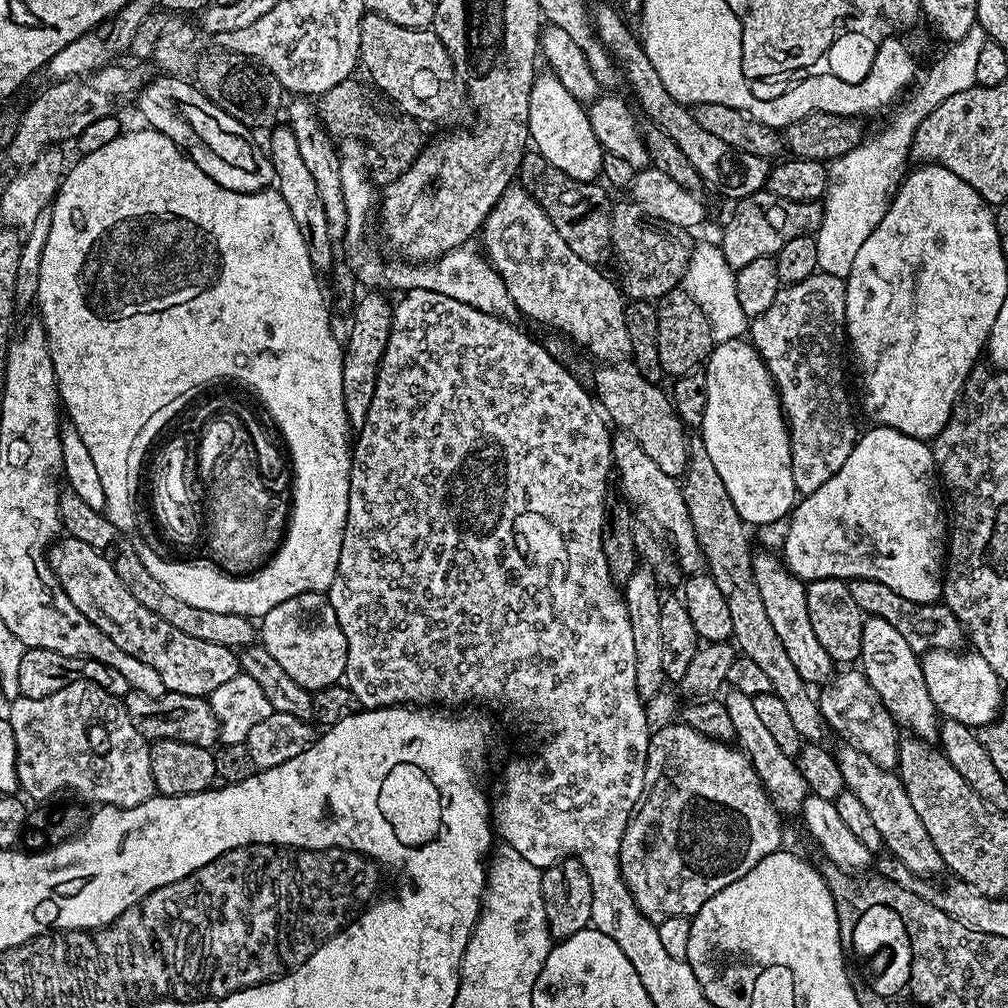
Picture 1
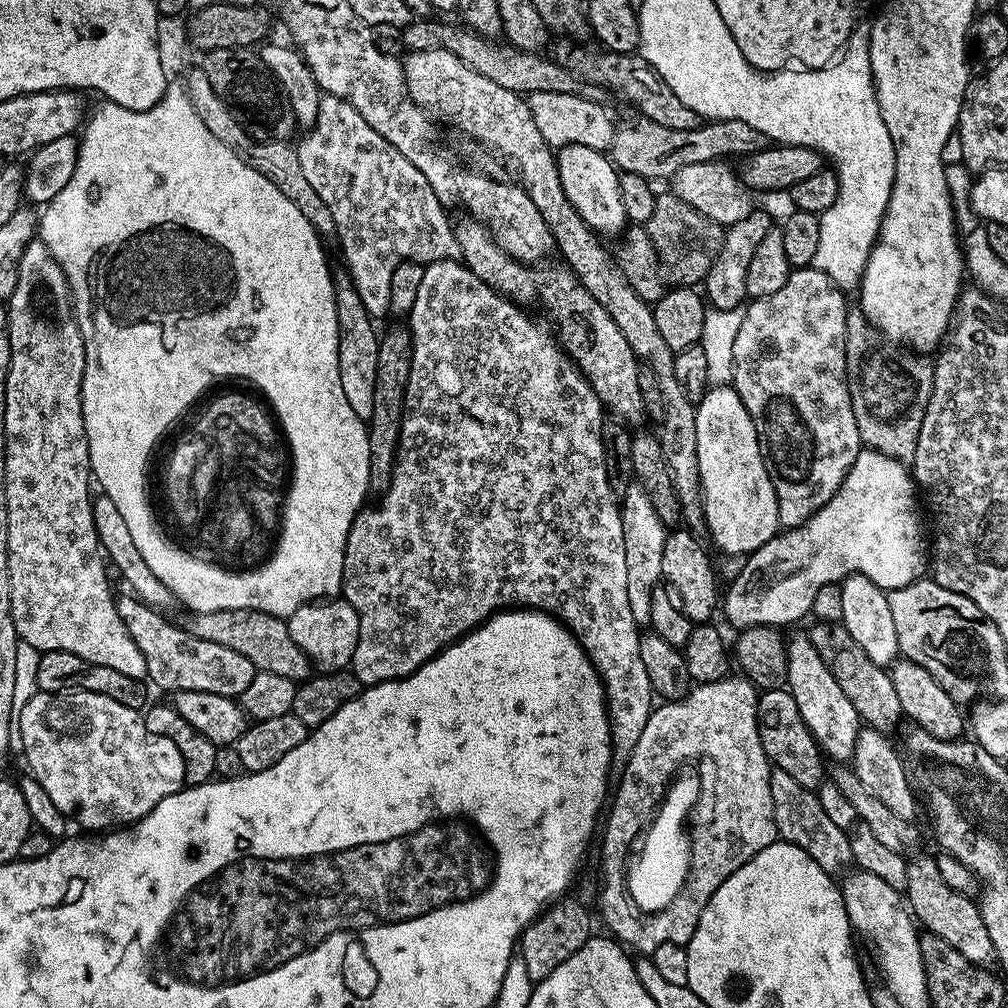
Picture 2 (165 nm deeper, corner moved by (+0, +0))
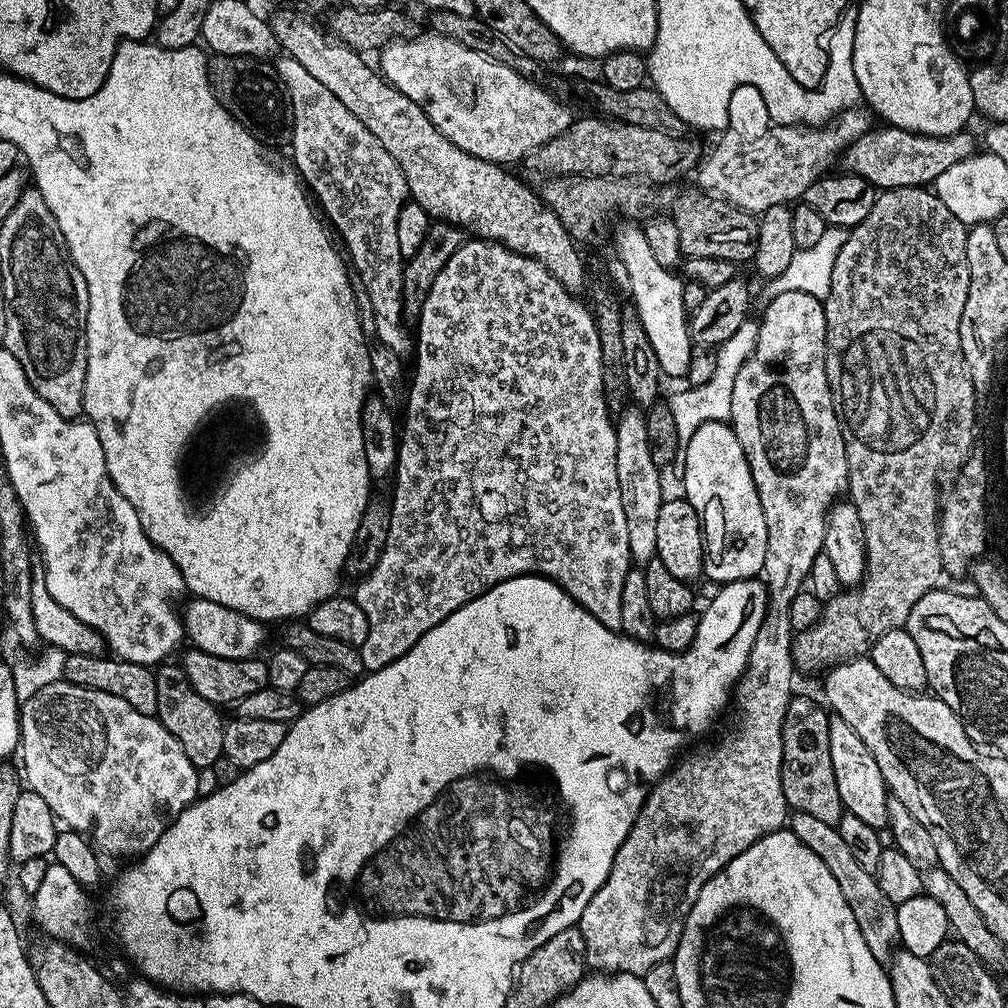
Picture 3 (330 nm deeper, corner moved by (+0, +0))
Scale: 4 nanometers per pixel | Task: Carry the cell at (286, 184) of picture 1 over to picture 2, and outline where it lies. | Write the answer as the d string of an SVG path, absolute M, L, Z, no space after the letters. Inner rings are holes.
M346 270L333 271L332 281L336 287L336 309L338 310L338 378L342 381L342 394L358 418L368 421L374 414L374 381L378 374L378 346L381 333L376 332L374 317L362 306L352 276Z

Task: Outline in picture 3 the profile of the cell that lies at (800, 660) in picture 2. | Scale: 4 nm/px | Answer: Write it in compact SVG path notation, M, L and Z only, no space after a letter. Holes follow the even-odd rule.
M838 715L828 721L830 728L830 762L834 765L834 779L838 781L838 798L844 804L845 812L854 814L866 826L877 830L888 827L888 802L890 793L888 785L882 778L882 770L878 770L878 762L874 762L874 754L866 750L866 742L846 726L846 722Z

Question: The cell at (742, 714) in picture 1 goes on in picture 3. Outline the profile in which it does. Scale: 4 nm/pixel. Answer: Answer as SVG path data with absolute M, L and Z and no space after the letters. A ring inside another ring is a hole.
M793 811L790 816L790 831L802 843L810 846L810 850L814 850L814 854L818 854L822 862L826 862L830 874L834 874L834 887L846 897L850 911L854 913L854 919L858 922L858 930L862 930L862 938L866 941L866 946L870 946L870 954L874 954L874 958L882 962L891 961L902 936L901 913L897 905L892 904L890 898L886 898L886 894L882 894L875 875L858 866L842 838L839 827L821 822L810 814Z

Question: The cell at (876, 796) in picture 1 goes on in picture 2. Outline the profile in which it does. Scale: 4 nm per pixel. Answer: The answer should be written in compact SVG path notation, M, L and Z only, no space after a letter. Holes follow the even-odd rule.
M933 855L920 856L909 861L904 894L913 917L924 928L926 926L925 929L931 935L938 936L950 946L954 946L972 964L986 966L995 959L993 943L982 922L979 905L969 895L961 894L946 884Z

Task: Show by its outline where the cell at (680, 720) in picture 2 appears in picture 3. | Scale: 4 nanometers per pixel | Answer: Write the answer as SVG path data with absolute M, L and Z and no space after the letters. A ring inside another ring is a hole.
M786 290L784 294L771 297L767 303L768 305L764 308L764 317L759 317L758 320L760 326L758 342L742 366L742 370L738 370L738 378L734 378L734 398L730 398L730 414L732 415L730 423L748 459L750 474L754 478L754 486L758 490L758 498L762 502L762 518L766 518L766 562L764 563L762 579L768 590L768 608L764 611L762 626L758 626L758 634L754 634L754 646L750 650L748 665L744 667L744 673L736 681L734 689L736 713L732 716L732 729L717 742L716 748L702 753L701 756L694 756L690 760L692 767L704 768L705 776L696 772L693 774L692 780L684 780L683 770L679 766L673 766L665 772L664 777L659 782L649 787L648 799L645 800L642 810L636 815L636 821L630 834L626 834L626 842L622 842L622 846L618 846L618 854L614 854L614 862L610 866L610 874L606 878L606 882L602 882L598 894L594 894L594 898L590 898L590 902L586 902L586 910L582 910L582 918L578 927L584 943L584 959L589 969L600 974L629 972L635 976L643 977L644 973L650 970L650 966L671 961L676 951L676 941L680 938L680 929L684 927L684 917L690 914L692 904L698 898L701 886L709 883L720 869L727 868L729 864L733 863L736 856L742 854L742 850L746 850L766 834L781 831L790 816L788 803L782 794L782 726L786 716L786 706L794 695L794 689L792 689L792 672L794 673L792 637L794 631L788 621L788 615L790 614L791 603L807 581L814 558L824 547L824 519L828 516L828 510L832 507L834 498L839 497L848 487L848 467L846 466L846 446L840 429L840 417L832 408L832 391L826 382L826 366L824 365L826 314L824 313L824 302L814 298L814 294L802 294L802 290ZM667 872L688 872L689 878L692 879L684 888L684 897L676 904L675 917L672 920L673 925L670 921L660 917L658 909L652 908L652 895L656 892L656 883Z

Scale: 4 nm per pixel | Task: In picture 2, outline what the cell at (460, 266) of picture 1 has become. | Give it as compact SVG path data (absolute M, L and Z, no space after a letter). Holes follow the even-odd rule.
M321 95L318 118L303 135L299 137L300 144L295 145L298 163L318 198L322 198L322 202L330 206L330 214L334 214L335 239L340 240L340 248L348 262L346 271L352 276L358 298L362 298L362 306L366 306L374 318L379 317L380 304L382 308L388 303L390 278L394 278L394 270L398 270L403 260L427 266L459 253L453 221L448 221L445 205L438 202L426 174L422 174L422 170L406 158L406 154L394 150L394 146L390 146L390 142L386 142L386 138L382 138L382 134L378 134L378 130L374 130L370 122L366 122L366 118L350 106L350 102Z

